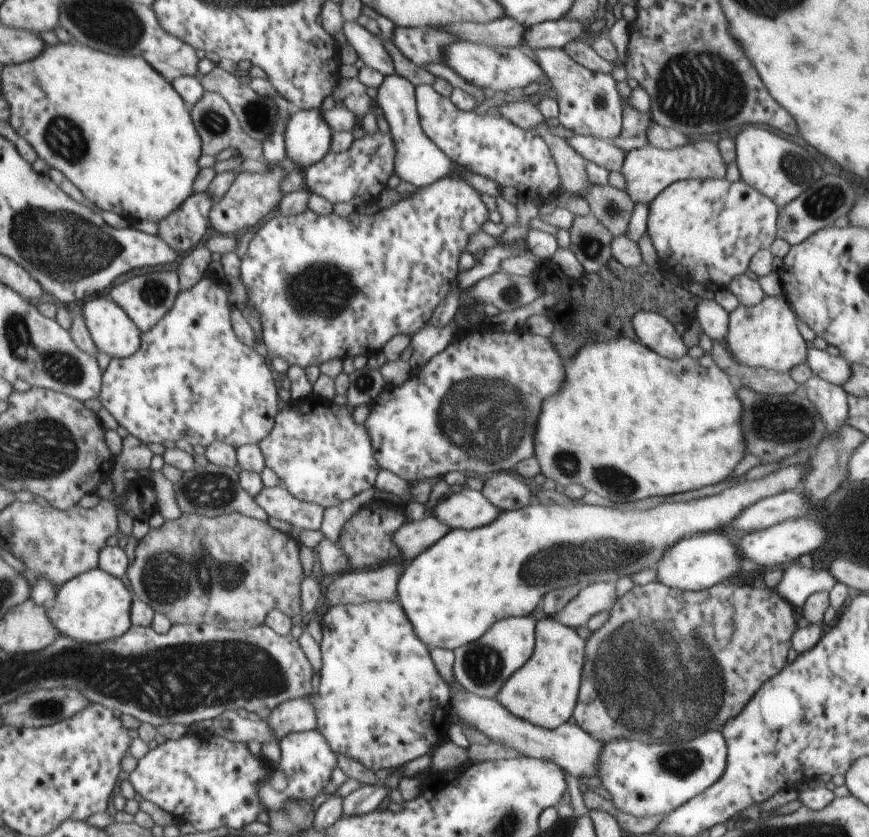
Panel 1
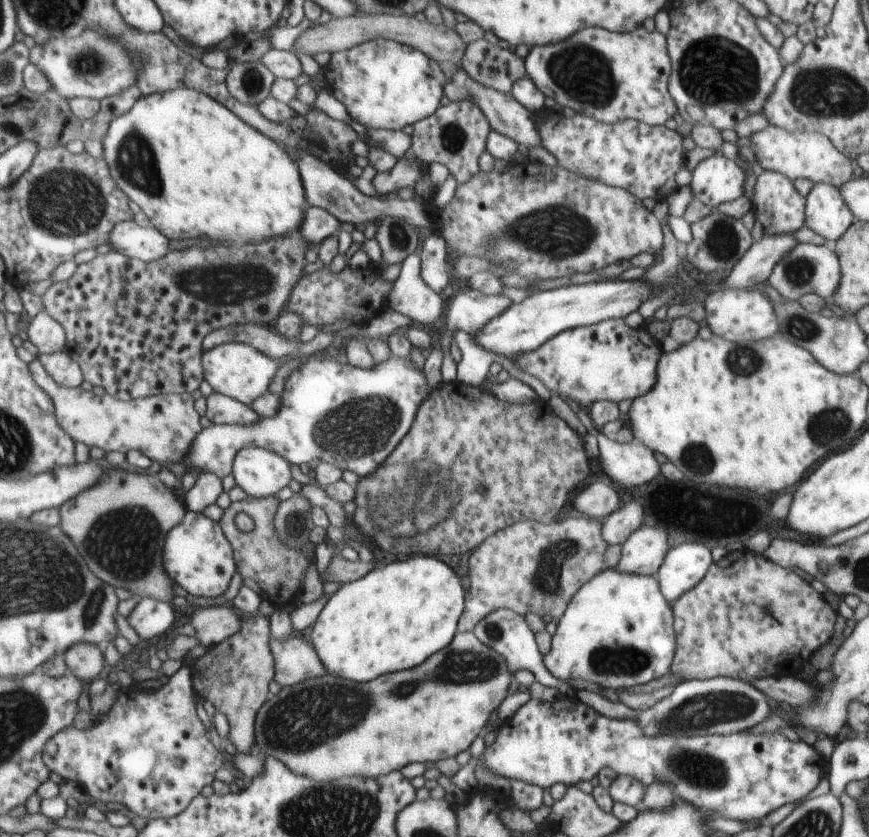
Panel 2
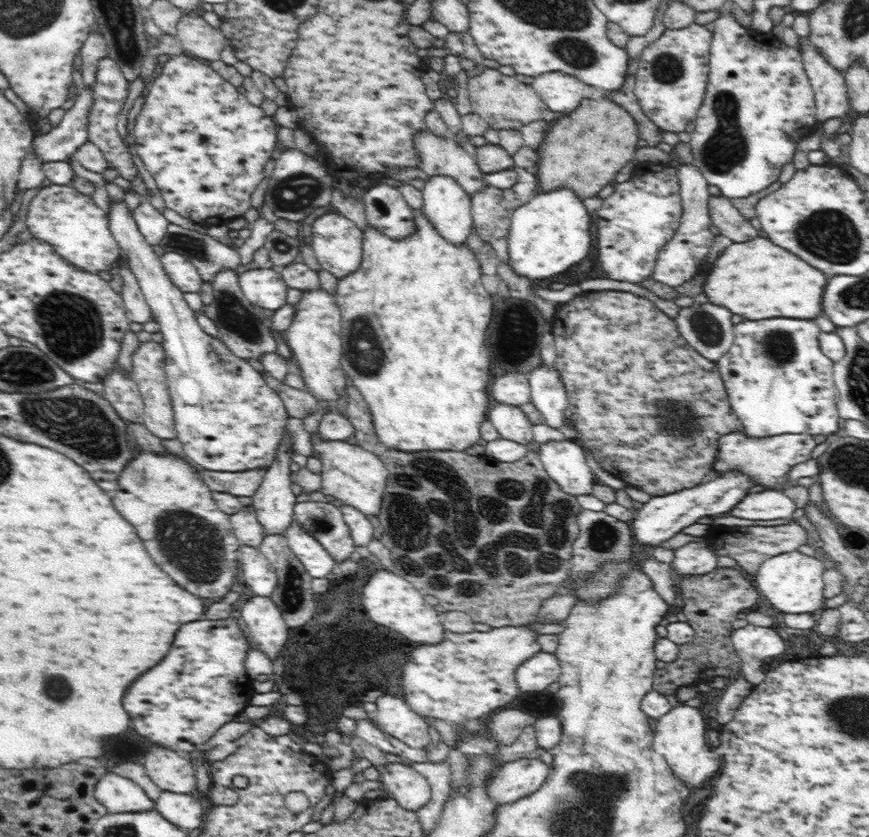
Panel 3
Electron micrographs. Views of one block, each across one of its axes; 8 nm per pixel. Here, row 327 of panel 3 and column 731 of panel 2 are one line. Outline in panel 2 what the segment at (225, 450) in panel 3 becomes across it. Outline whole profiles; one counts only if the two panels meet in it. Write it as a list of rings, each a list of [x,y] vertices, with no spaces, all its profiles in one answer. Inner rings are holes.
[[[720,152],[702,160],[692,172],[692,194],[698,202],[716,210],[722,203],[743,195],[745,174],[734,160]]]

